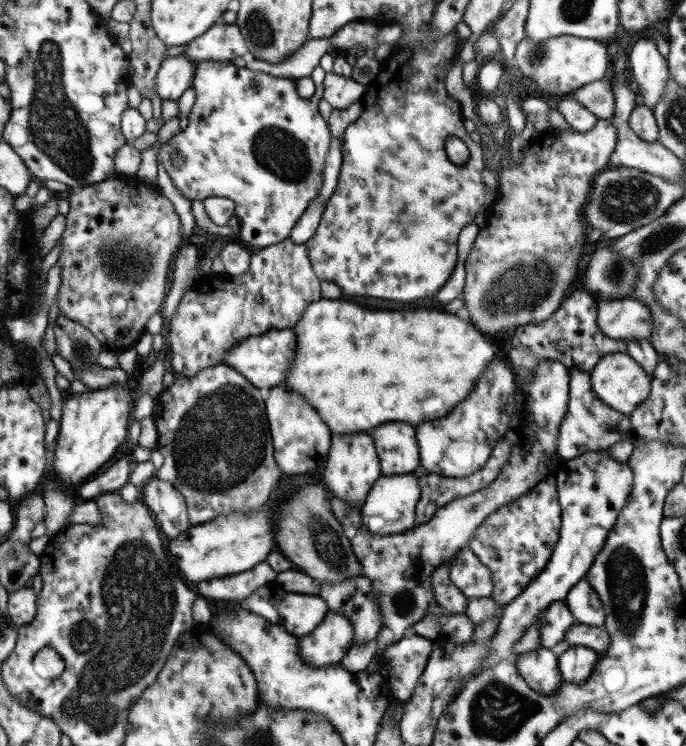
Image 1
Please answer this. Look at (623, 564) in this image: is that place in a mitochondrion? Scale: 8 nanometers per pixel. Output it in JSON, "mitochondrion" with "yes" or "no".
{"mitochondrion":"yes"}

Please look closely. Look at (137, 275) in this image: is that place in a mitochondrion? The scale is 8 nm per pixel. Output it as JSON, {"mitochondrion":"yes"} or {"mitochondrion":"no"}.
{"mitochondrion":"yes"}

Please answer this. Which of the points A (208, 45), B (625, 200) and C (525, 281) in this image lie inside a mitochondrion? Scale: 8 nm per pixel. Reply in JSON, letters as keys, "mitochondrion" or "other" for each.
{"A":"other","B":"mitochondrion","C":"mitochondrion"}

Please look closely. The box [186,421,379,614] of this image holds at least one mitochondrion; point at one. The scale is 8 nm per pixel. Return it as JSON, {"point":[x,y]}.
{"point":[333,556]}

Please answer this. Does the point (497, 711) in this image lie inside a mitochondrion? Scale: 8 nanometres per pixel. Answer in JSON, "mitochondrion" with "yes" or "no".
{"mitochondrion":"yes"}

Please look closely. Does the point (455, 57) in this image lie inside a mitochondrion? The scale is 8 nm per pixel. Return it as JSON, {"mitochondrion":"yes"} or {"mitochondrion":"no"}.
{"mitochondrion":"no"}

